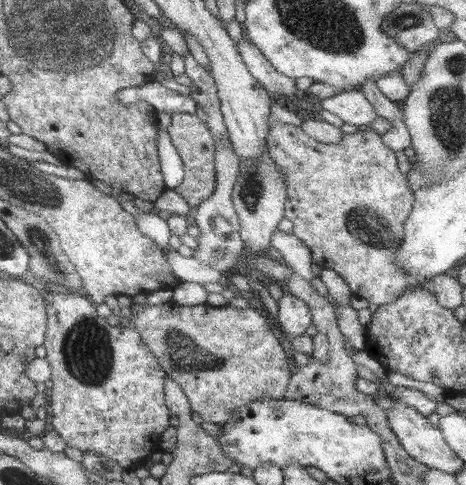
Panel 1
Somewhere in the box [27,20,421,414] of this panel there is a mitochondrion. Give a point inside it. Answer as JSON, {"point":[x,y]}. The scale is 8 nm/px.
{"point":[88,353]}

